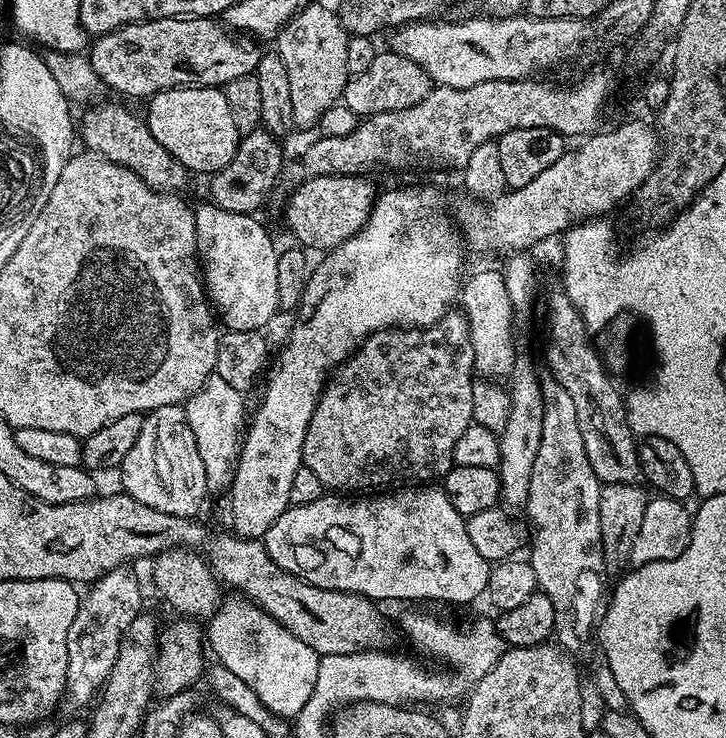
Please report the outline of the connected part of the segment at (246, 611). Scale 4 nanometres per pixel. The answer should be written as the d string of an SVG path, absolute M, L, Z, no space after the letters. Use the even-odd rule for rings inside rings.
M238 598L240 600L225 599L221 603L220 609L212 616L206 624L206 644L216 655L215 659L219 663L225 664L242 682L246 682L262 698L264 705L271 710L275 716L285 718L295 718L310 702L310 694L314 694L314 686L318 682L318 666L321 655L306 646L305 642L296 638L284 625L280 625L274 617L266 613L259 605L248 598Z

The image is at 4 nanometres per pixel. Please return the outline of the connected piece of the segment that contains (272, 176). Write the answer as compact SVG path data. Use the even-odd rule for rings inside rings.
M263 127L241 135L240 145L236 147L234 158L221 172L215 173L212 180L211 203L222 210L230 210L234 214L256 214L263 206L268 191L276 184L280 171L284 168L284 148L277 137L264 131Z

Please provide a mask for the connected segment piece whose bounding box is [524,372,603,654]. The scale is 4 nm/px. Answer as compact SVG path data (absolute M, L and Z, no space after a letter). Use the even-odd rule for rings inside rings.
M551 373L540 375L542 386L542 441L538 446L538 456L534 458L533 473L530 474L530 489L524 507L525 514L534 530L530 534L529 564L534 569L536 585L539 591L546 594L554 607L555 630L557 643L570 654L584 651L590 645L592 638L587 634L576 634L573 623L573 597L575 583L580 573L601 569L603 552L601 550L601 522L598 518L598 498L601 497L602 485L600 479L591 469L590 460L586 455L585 443L578 429L578 418L575 417L575 405L570 394L559 385Z

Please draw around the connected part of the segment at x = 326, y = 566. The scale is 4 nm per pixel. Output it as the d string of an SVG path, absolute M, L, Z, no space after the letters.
M404 486L397 496L372 496L376 494L368 494L365 500L351 500L351 495L348 494L325 494L318 497L314 502L306 502L305 504L297 504L289 506L279 518L274 522L274 526L270 526L270 530L262 537L264 541L264 549L270 554L270 558L274 560L282 568L292 575L296 575L298 579L306 581L308 584L313 584L316 587L324 587L326 590L353 592L356 595L364 595L366 598L375 601L383 602L382 600L441 600L444 604L468 604L471 600L476 600L479 596L483 597L488 590L488 570L490 562L486 558L482 558L482 554L478 554L478 550L474 550L474 542L470 542L470 534L466 534L467 519L458 514L458 510L454 510L454 506L450 506L450 498L440 486Z

